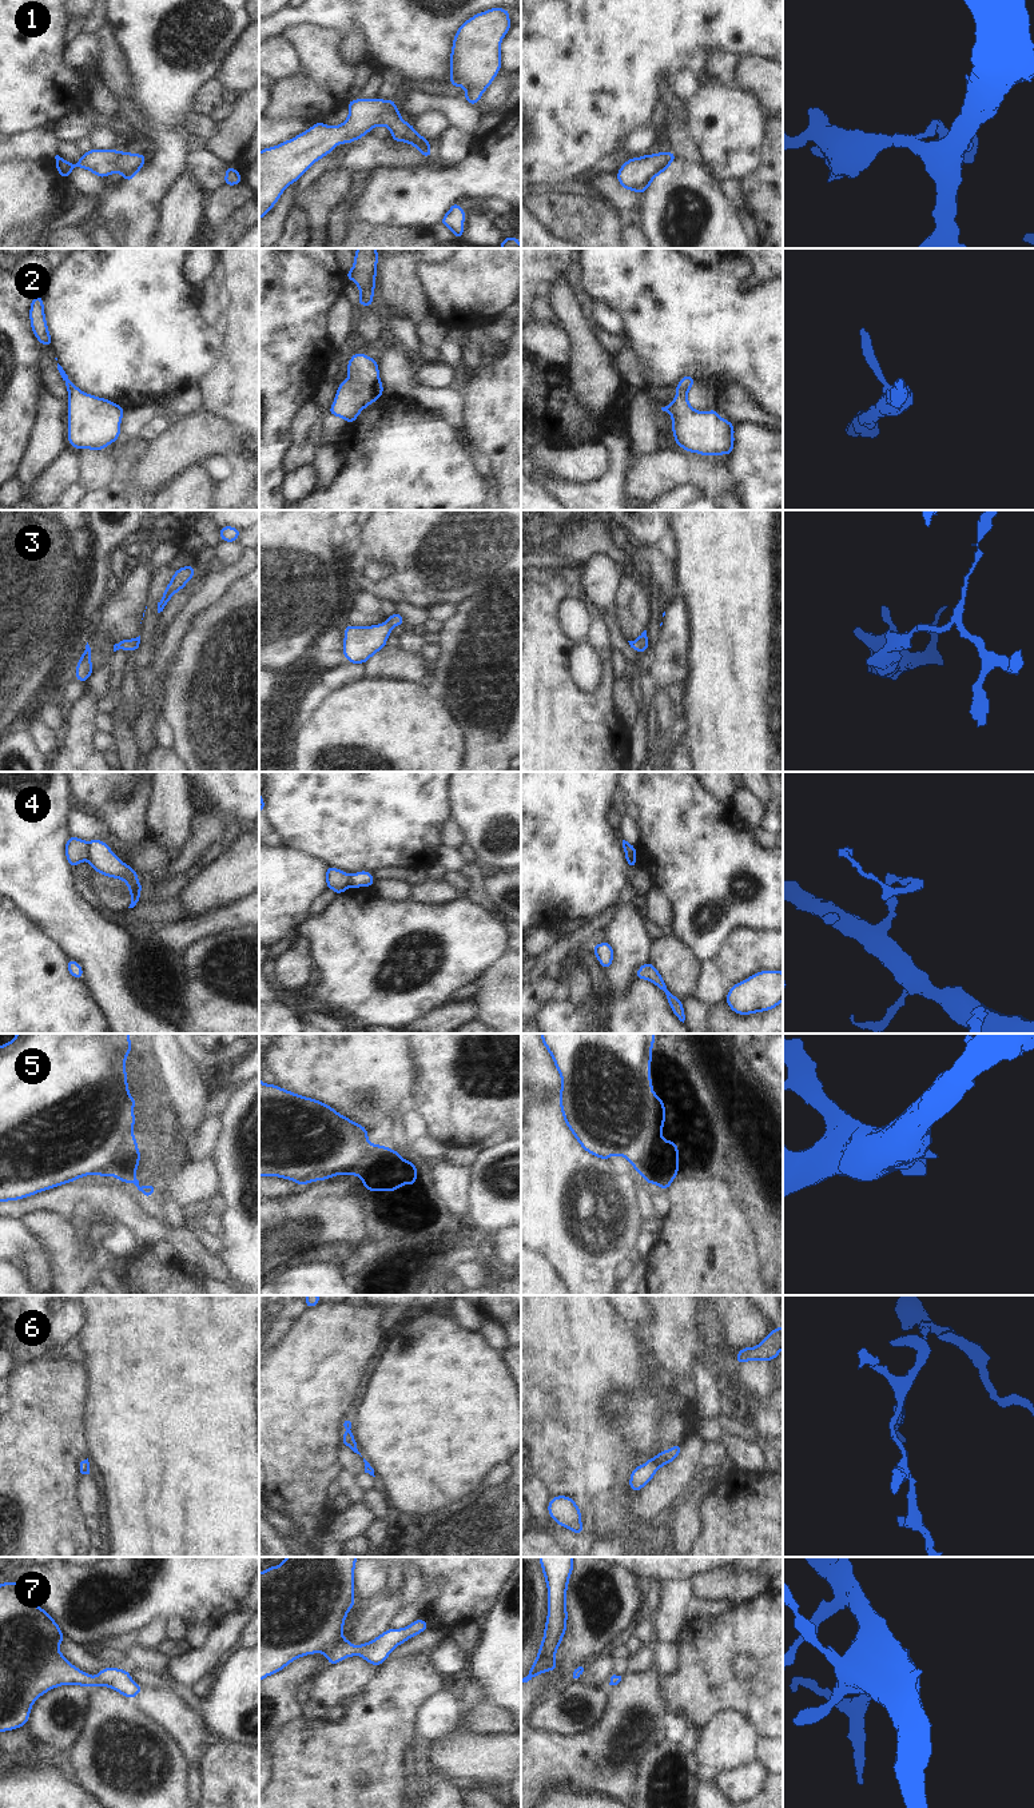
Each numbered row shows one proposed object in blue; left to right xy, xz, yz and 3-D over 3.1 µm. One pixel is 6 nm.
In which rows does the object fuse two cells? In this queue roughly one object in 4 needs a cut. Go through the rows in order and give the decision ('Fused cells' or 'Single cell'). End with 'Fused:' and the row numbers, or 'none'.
1: Single cell
2: Single cell
3: Single cell
4: Fused cells
5: Single cell
6: Single cell
7: Single cell
Fused: 4

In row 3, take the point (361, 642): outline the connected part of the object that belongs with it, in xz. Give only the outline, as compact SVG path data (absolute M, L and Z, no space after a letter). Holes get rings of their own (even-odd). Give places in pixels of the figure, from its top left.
M393 613L385 624L371 626L347 625L342 653L350 664L366 664L377 652L386 646L393 626L403 625L405 618Z

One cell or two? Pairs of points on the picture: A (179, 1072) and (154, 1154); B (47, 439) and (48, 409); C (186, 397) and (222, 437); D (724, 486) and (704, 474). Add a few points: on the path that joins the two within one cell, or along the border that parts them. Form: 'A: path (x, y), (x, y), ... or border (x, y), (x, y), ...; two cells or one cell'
A: path (182, 1092), (182, 1120), (168, 1134); one cell
B: path (48, 431), (48, 417); one cell
C: border (201, 409), (174, 418); two cells
D: path (719, 482), (710, 476); one cell

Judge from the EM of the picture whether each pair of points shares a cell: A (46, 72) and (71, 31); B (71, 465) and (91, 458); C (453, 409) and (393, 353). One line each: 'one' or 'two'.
A: two
B: two
C: one

